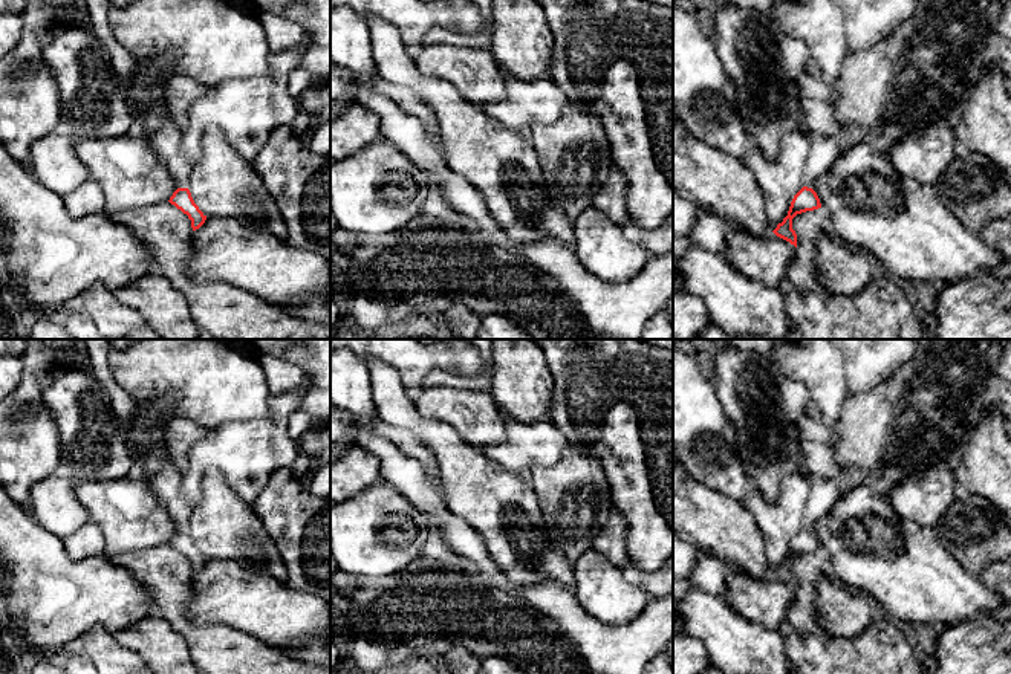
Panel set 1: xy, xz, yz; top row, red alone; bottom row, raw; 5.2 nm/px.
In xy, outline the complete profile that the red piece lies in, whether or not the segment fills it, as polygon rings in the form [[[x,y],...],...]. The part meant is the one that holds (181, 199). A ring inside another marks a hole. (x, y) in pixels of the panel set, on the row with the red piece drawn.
[[[164,125],[161,130],[145,136],[150,139],[151,147],[159,157],[165,160],[170,174],[177,182],[179,188],[168,202],[188,215],[193,231],[199,229],[205,223],[206,215],[194,203],[188,190],[190,173],[194,164],[182,154],[180,130],[174,125]]]

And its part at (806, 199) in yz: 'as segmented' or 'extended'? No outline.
extended

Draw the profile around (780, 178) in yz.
[[[808,128],[785,134],[775,157],[766,157],[756,145],[751,145],[743,157],[762,191],[769,231],[783,222],[794,196],[805,186],[803,173],[811,150],[809,134]]]

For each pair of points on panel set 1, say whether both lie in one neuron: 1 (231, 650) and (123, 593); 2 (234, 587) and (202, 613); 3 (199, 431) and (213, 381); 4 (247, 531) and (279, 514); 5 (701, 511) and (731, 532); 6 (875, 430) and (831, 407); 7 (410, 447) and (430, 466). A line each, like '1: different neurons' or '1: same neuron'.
1: different neurons
2: same neuron
3: different neurons
4: different neurons
5: same neuron
6: different neurons
7: same neuron

